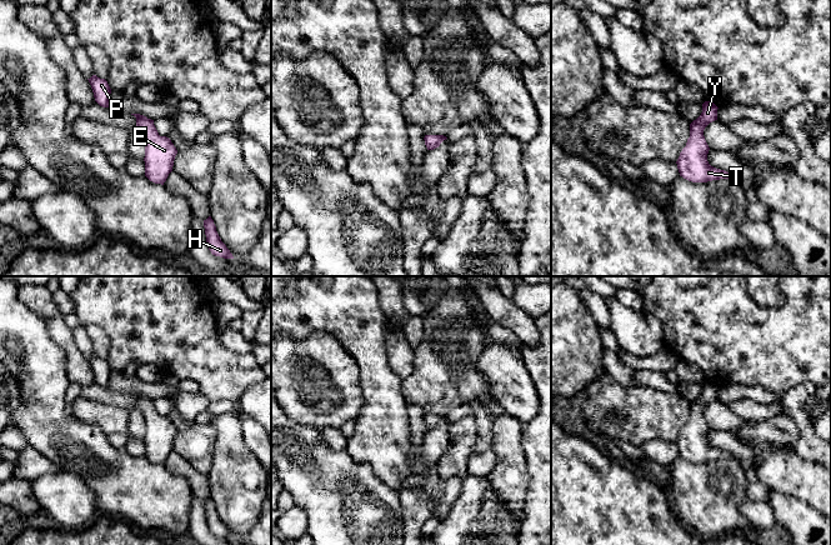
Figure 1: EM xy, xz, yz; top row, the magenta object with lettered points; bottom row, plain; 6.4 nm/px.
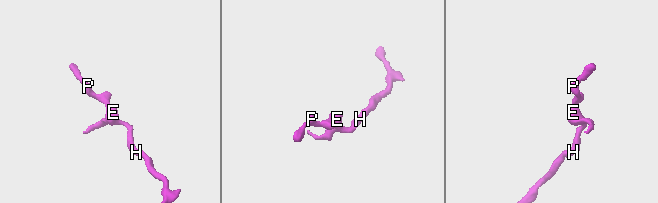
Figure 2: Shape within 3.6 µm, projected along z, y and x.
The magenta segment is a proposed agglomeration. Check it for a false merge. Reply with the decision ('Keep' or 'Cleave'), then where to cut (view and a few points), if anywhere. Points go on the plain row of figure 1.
Keep. No split

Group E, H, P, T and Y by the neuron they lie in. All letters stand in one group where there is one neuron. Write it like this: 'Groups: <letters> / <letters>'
Groups: E H P T Y

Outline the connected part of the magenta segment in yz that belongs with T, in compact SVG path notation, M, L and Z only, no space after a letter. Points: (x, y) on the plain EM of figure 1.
M711 381L702 384L701 395L690 404L690 418L676 441L680 456L692 462L707 462L735 458L732 454L711 446L707 441L709 425L705 408L717 400L717 386Z

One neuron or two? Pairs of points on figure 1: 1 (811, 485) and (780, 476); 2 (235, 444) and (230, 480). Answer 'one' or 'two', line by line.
1: one
2: one

